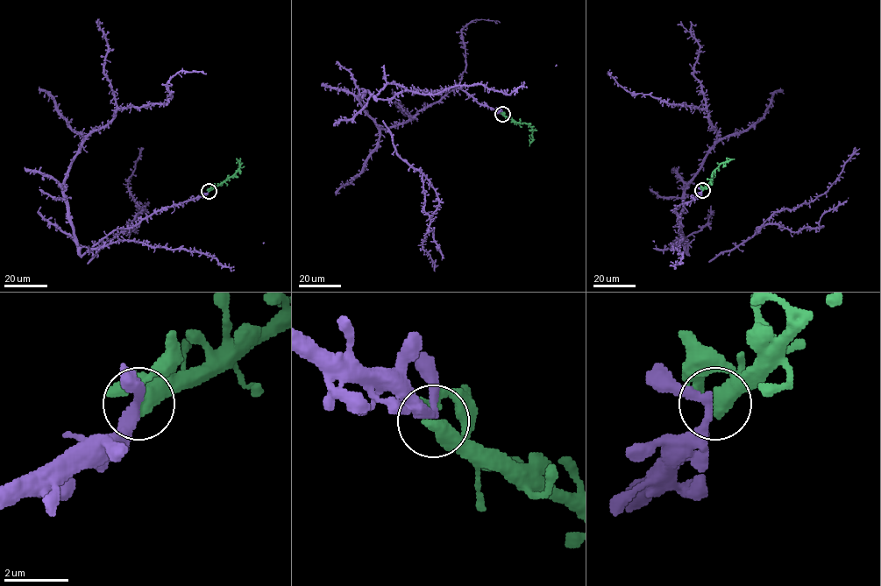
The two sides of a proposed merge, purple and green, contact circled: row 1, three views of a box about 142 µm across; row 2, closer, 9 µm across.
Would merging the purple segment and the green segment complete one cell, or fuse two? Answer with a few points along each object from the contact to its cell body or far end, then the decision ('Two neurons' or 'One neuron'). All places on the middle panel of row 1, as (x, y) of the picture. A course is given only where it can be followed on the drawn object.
Course of purple: (502, 114), (454, 88), (366, 92), (359, 102), (380, 128), (409, 120), (459, 82), (462, 30), (500, 22). Course of green: (502, 114), (517, 122), (526, 123), (531, 128), (532, 140), (529, 146). One neuron

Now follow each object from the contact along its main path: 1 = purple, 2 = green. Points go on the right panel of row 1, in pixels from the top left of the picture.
1: (702, 189), (676, 208), (687, 253), (680, 215), (686, 184), (716, 139), (708, 114), (631, 94), (610, 75)
2: (702, 189), (721, 163), (735, 158)

